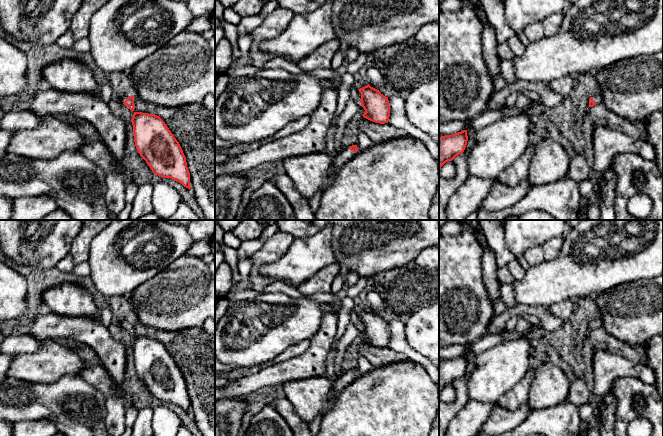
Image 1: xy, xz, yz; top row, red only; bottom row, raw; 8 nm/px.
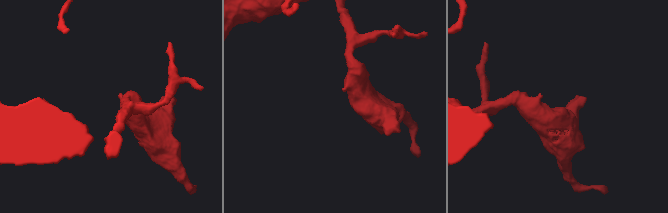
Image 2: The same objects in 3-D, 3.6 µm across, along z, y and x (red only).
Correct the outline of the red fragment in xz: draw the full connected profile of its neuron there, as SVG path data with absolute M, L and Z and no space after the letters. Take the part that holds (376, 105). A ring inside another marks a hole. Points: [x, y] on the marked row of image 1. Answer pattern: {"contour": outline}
{"contour": "M369 84L359 89L361 105L365 110L363 117L375 123L388 123L390 106L388 97Z"}

